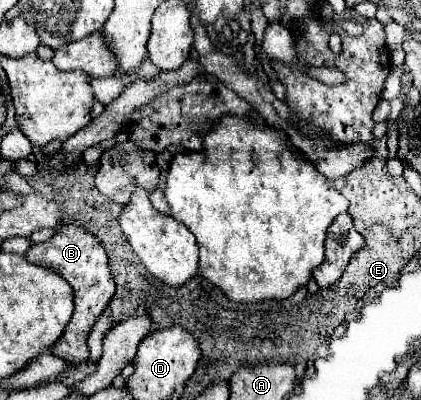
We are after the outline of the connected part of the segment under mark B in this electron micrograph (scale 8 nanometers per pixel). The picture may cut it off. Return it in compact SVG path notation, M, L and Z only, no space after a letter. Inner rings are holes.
M64 225L64 227L56 229L56 233L48 241L34 243L26 251L26 259L34 265L48 267L48 269L56 271L72 285L72 289L74 289L74 315L72 315L68 327L64 329L62 337L58 339L58 343L54 343L54 347L50 347L50 351L54 355L58 355L60 359L70 361L70 363L86 361L90 355L90 349L86 345L88 333L116 291L116 283L114 283L114 277L112 277L112 271L108 265L108 255L106 255L104 245L100 243L100 239L96 235L92 235L84 227Z

